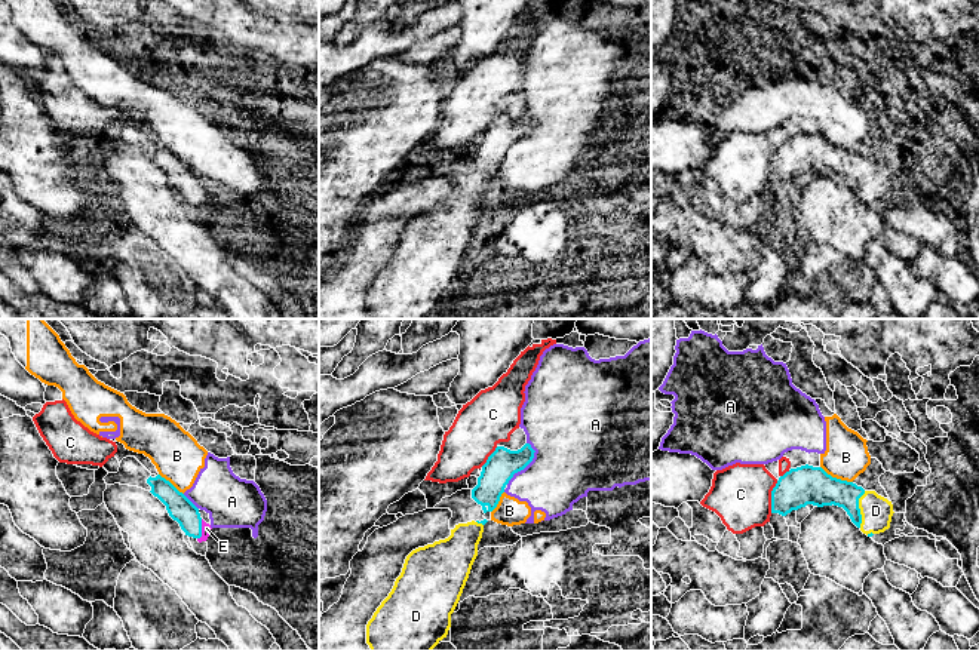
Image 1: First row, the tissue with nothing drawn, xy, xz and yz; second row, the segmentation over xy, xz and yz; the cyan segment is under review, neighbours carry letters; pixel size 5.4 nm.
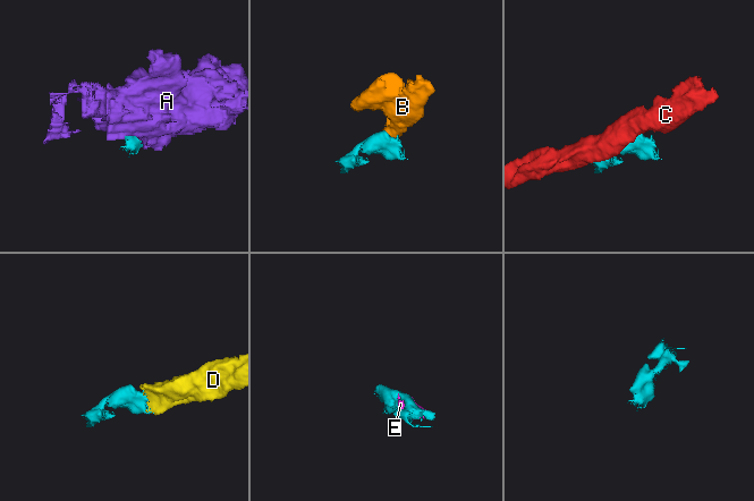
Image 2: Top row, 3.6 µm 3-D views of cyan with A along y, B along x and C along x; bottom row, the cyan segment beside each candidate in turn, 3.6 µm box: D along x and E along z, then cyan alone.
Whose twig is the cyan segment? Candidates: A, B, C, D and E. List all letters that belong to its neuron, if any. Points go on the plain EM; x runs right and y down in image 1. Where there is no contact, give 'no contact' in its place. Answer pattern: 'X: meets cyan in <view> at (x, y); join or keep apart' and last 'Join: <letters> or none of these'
A: meets cyan in xz at (527, 132); keep apart
B: meets cyan in yz at (835, 146); keep apart
C: meets cyan in yz at (772, 165); keep apart
D: meets cyan in yz at (859, 177); join
E: meets cyan in xy at (200, 197); join
Join: D, E

